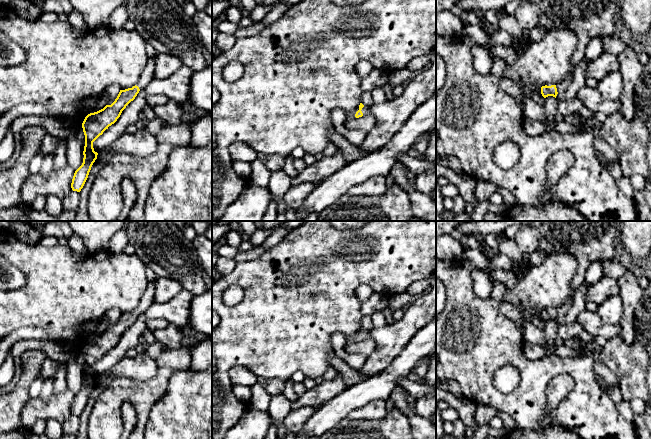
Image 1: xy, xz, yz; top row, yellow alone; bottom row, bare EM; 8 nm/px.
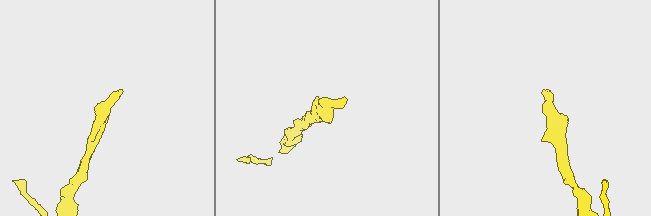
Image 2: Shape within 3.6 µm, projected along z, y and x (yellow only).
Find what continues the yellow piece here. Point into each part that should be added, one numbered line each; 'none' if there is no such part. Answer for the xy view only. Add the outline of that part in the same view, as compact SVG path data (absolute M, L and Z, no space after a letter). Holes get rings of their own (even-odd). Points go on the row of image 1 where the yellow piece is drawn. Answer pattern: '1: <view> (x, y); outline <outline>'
1: xy (147, 76); outline M156 56L151 59L148 59L147 64L142 71L140 79L136 83L136 86L138 86L140 90L144 90L150 84L150 82L155 78L154 76L155 59Z

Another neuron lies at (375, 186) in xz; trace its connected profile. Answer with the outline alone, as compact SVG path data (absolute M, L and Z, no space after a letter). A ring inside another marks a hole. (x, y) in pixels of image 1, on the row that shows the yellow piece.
M386 176L369 178L366 182L352 186L347 191L351 196L376 197L386 192Z

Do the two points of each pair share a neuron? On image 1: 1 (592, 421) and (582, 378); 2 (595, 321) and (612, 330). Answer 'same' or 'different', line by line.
1: same
2: same

